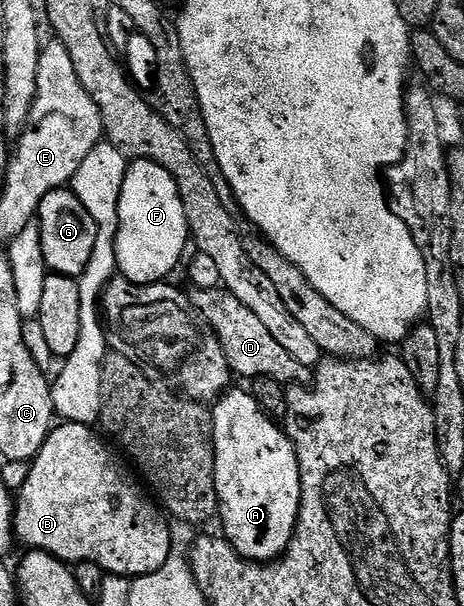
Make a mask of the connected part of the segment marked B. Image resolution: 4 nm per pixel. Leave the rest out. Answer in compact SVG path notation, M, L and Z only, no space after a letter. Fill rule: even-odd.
M67 421L59 424L48 435L48 439L44 443L44 447L35 458L31 477L28 483L24 484L20 494L16 499L16 537L19 542L22 541L27 546L27 550L43 549L46 553L60 561L67 563L77 563L80 561L97 561L100 568L106 570L107 574L116 576L124 576L128 578L143 577L149 573L160 571L160 567L164 567L164 563L170 558L172 552L172 525L168 520L167 514L160 508L159 502L144 488L143 482L132 472L131 466L127 464L121 456L117 457L100 438L94 434L95 430L89 425L78 425L76 422Z

